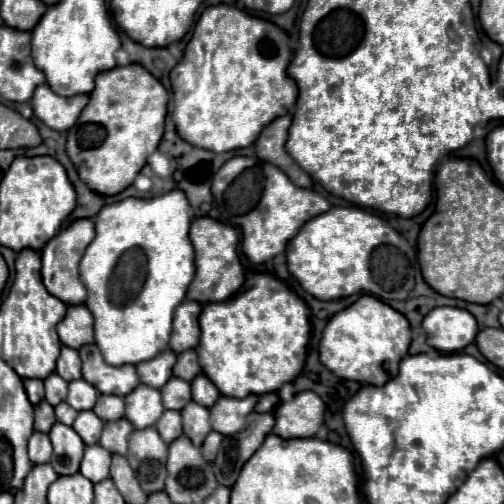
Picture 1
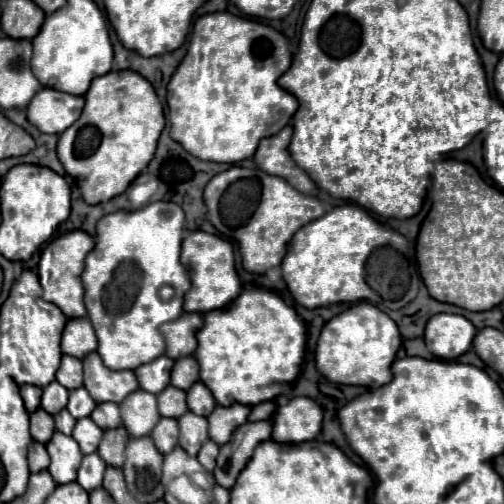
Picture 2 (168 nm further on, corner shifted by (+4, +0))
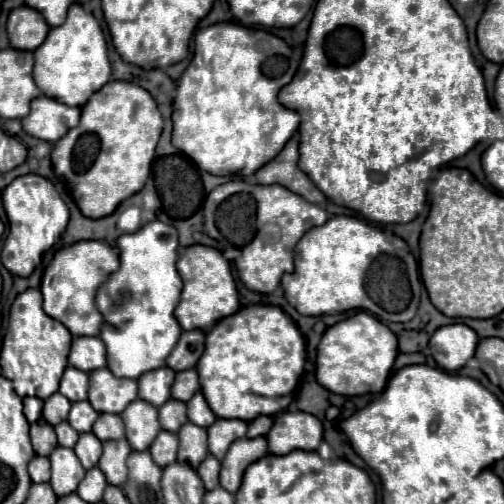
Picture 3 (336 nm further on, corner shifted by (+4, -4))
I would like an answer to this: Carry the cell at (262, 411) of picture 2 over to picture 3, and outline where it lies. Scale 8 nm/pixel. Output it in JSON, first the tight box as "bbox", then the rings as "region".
{"bbox":[247,417,271,437],"region":[[[257,417],[255,421],[249,423],[249,431],[247,437],[265,437],[271,429],[271,417]]]}

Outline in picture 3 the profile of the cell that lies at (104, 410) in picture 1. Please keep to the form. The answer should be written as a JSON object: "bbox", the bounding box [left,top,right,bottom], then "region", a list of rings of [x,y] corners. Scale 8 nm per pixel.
{"bbox":[93,413,125,441],"region":[[[101,413],[99,421],[95,421],[93,433],[99,437],[99,441],[109,441],[109,439],[119,439],[125,435],[125,425],[121,415],[115,417],[111,413]]]}

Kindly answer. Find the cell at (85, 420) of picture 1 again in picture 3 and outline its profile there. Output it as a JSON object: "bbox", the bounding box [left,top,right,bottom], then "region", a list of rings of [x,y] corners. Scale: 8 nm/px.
{"bbox":[73,433,101,469],"region":[[[83,433],[83,437],[79,437],[77,445],[73,447],[73,451],[79,457],[83,469],[91,469],[97,465],[101,457],[101,441],[93,433]]]}

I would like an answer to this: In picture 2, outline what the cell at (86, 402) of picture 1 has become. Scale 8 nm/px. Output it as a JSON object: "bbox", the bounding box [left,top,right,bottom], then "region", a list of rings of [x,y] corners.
{"bbox":[67,387,95,419],"region":[[[79,387],[79,389],[73,389],[69,391],[69,403],[67,403],[67,411],[75,417],[75,419],[81,419],[81,417],[87,417],[91,413],[91,409],[95,409],[95,401],[91,399],[91,395]]]}

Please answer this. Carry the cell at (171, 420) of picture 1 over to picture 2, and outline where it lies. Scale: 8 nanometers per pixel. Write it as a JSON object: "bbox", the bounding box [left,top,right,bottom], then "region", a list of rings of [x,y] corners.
{"bbox":[151,417,179,455],"region":[[[161,417],[161,421],[155,425],[155,429],[151,431],[151,439],[155,441],[155,447],[165,455],[169,453],[175,445],[177,445],[177,437],[179,437],[179,427],[177,427],[177,419],[171,417]]]}

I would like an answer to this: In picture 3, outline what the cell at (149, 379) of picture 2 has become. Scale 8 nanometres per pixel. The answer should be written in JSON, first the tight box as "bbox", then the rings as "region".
{"bbox":[137,367,175,407],"region":[[[167,367],[143,373],[143,377],[137,379],[139,399],[151,403],[153,407],[161,407],[165,401],[171,399],[173,379],[175,379],[175,371]]]}

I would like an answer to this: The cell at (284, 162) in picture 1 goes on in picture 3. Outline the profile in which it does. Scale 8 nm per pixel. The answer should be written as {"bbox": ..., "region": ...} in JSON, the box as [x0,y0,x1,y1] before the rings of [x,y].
{"bbox":[253,135,327,205],"region":[[[293,135],[285,149],[267,165],[263,165],[255,175],[253,181],[259,185],[283,185],[293,193],[299,193],[307,201],[315,205],[323,205],[327,197],[313,185],[313,181],[299,169],[299,137]]]}

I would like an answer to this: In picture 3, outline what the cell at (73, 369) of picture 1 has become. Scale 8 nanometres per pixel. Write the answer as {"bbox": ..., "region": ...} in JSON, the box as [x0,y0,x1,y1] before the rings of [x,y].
{"bbox":[59,367,89,403],"region":[[[67,367],[67,373],[63,375],[59,393],[65,395],[71,403],[75,403],[75,401],[87,399],[87,389],[89,389],[89,375],[75,367]]]}

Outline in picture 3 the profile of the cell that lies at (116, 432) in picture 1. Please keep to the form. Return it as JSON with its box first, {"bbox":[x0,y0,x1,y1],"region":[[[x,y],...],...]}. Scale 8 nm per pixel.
{"bbox":[99,439,131,487],"region":[[[127,439],[103,443],[103,455],[99,459],[99,469],[103,471],[109,485],[115,485],[115,487],[125,485],[129,453],[131,453],[131,445],[127,443]]]}

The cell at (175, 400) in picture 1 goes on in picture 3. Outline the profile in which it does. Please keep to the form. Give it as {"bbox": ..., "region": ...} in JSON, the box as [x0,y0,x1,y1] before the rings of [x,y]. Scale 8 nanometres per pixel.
{"bbox":[159,399,187,433],"region":[[[169,399],[167,405],[159,407],[159,423],[165,431],[177,433],[185,423],[187,423],[187,413],[185,413],[185,403]]]}

